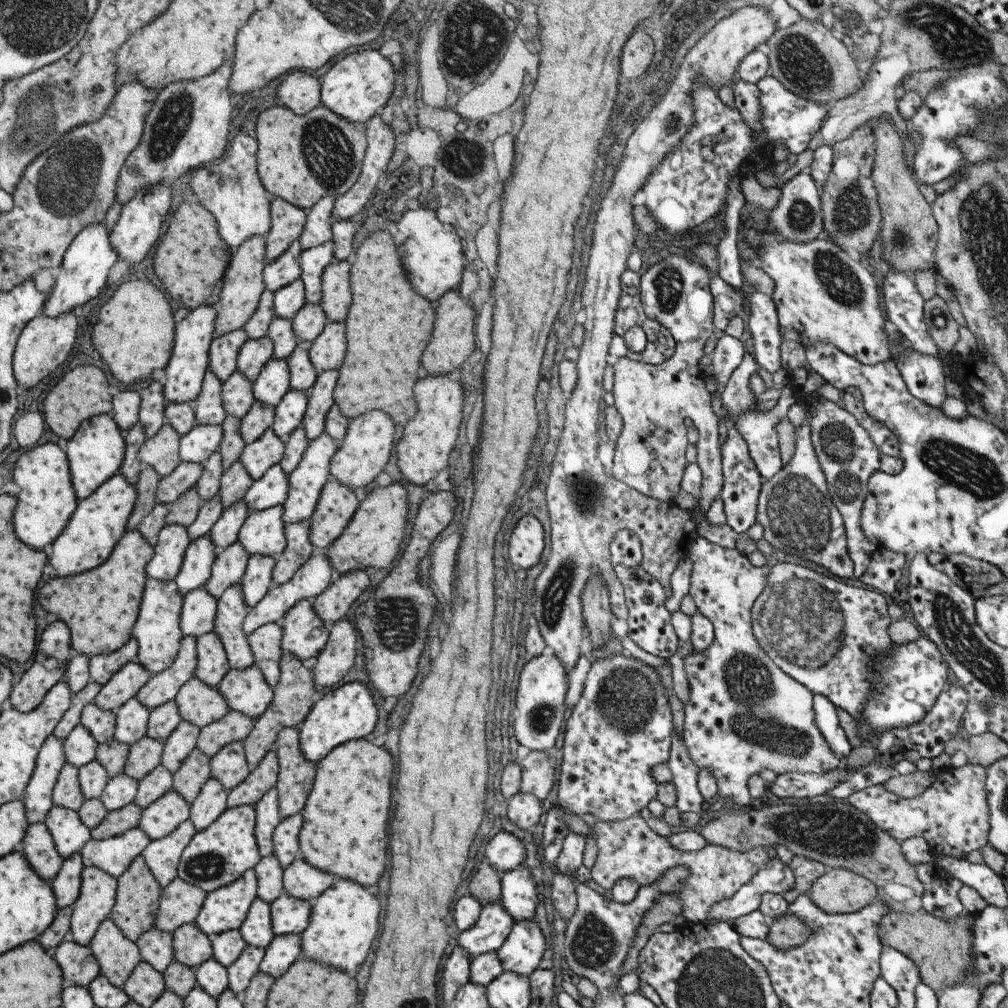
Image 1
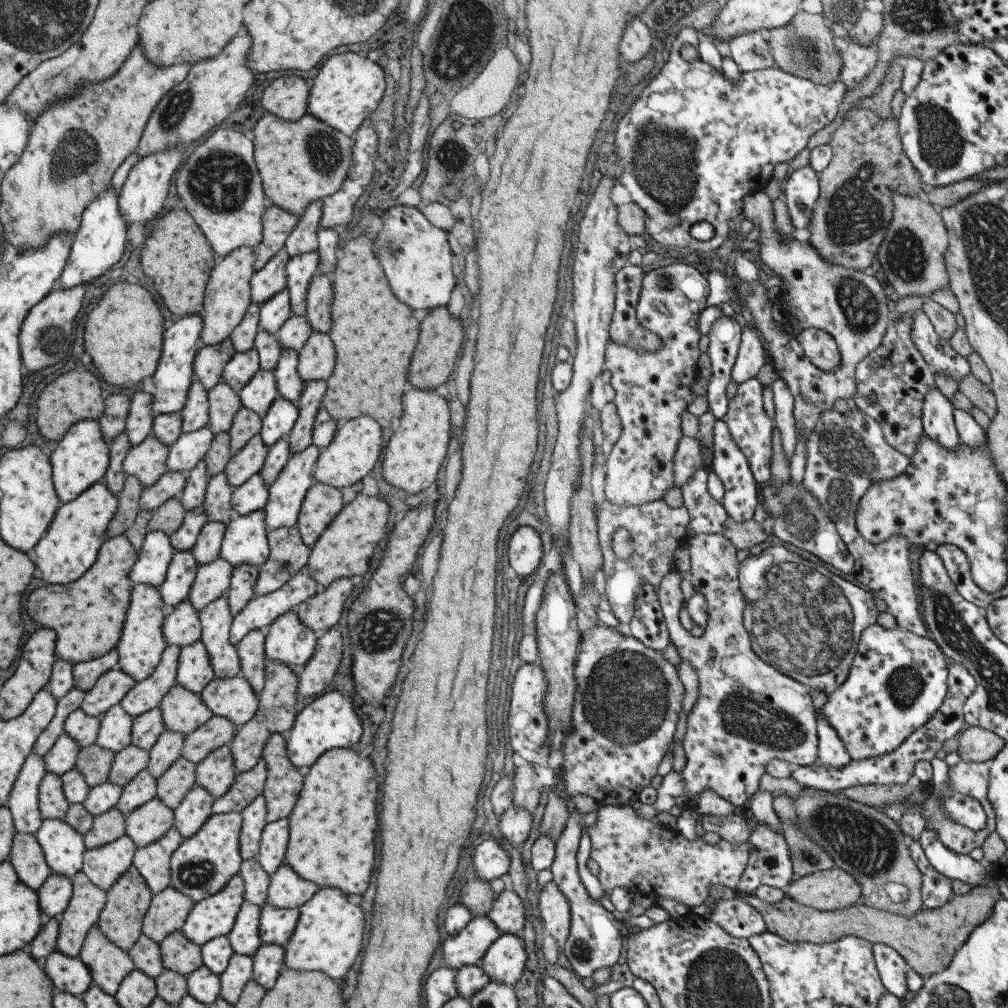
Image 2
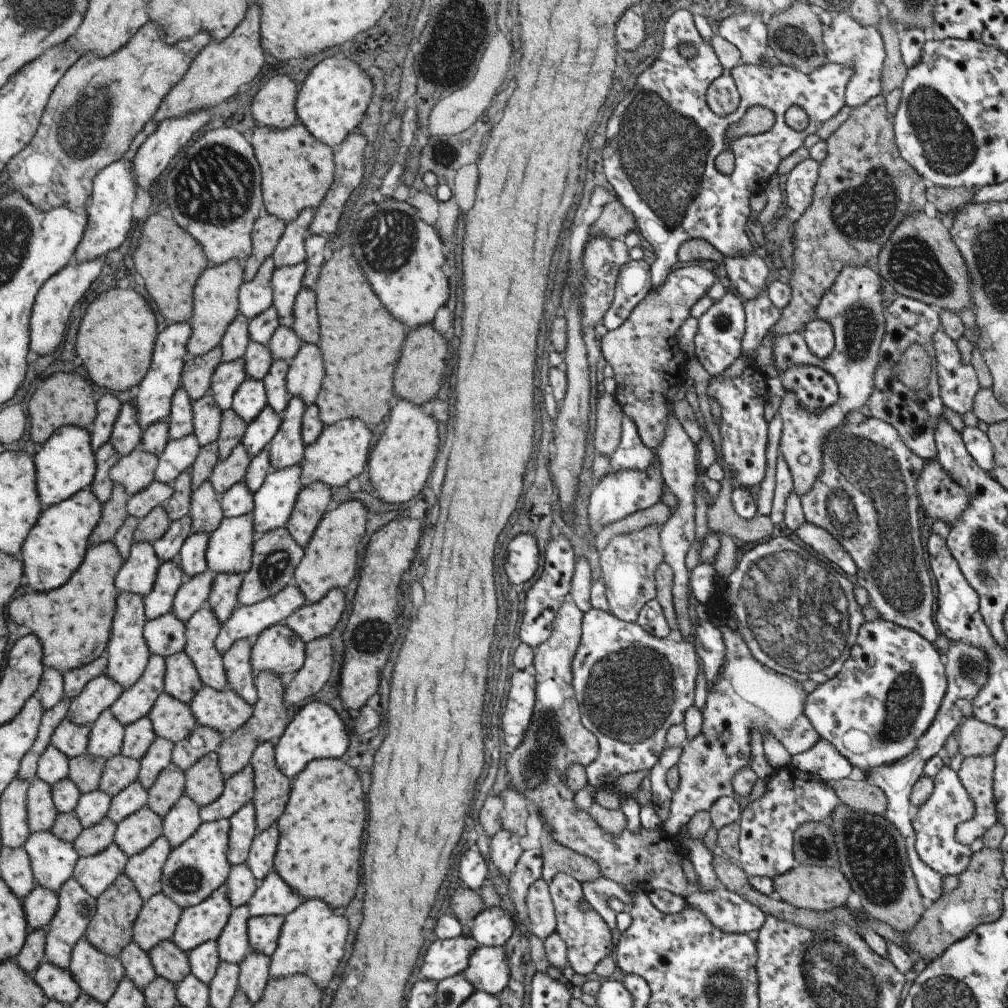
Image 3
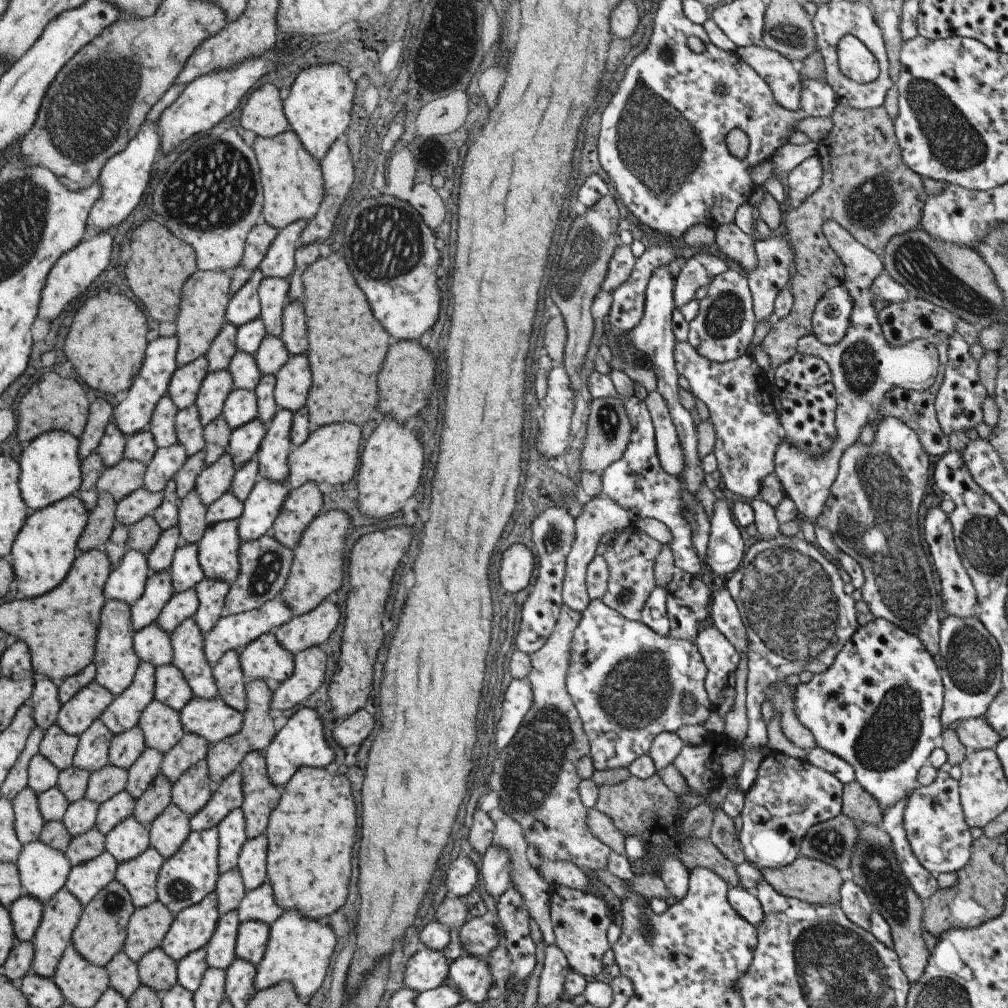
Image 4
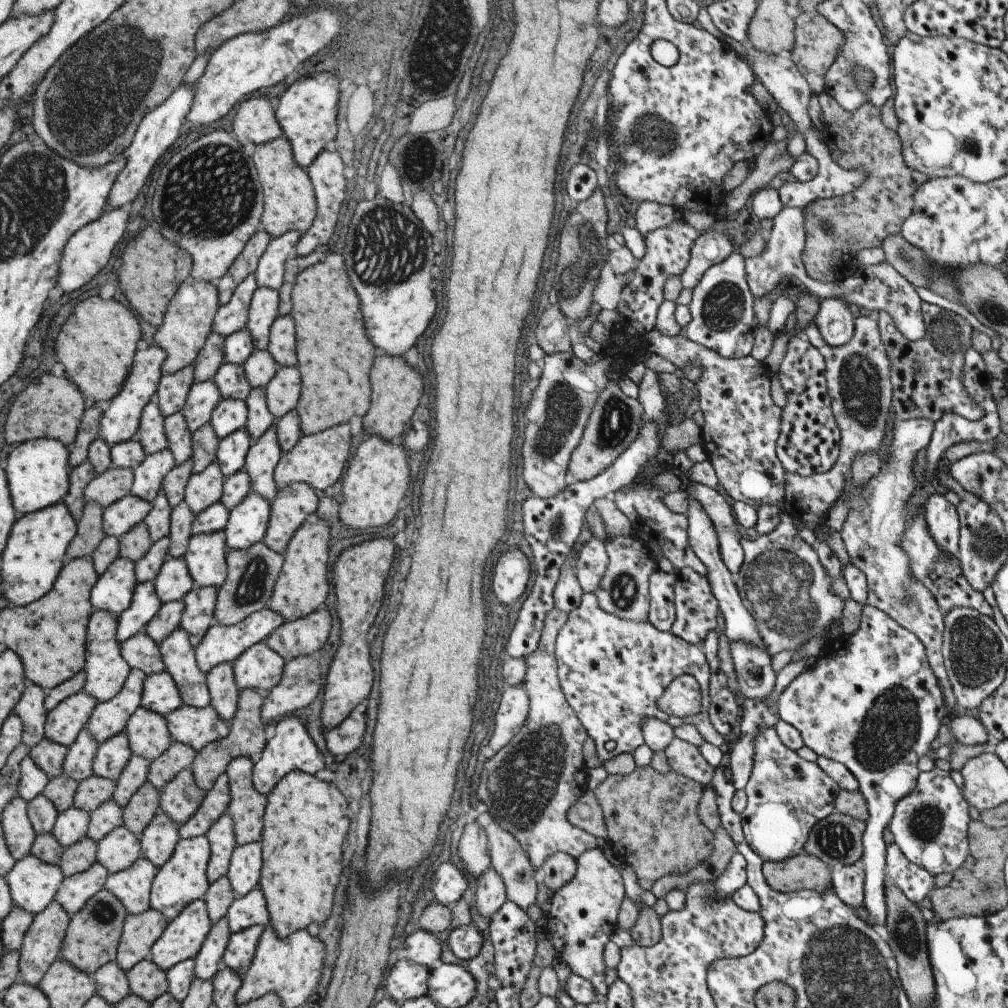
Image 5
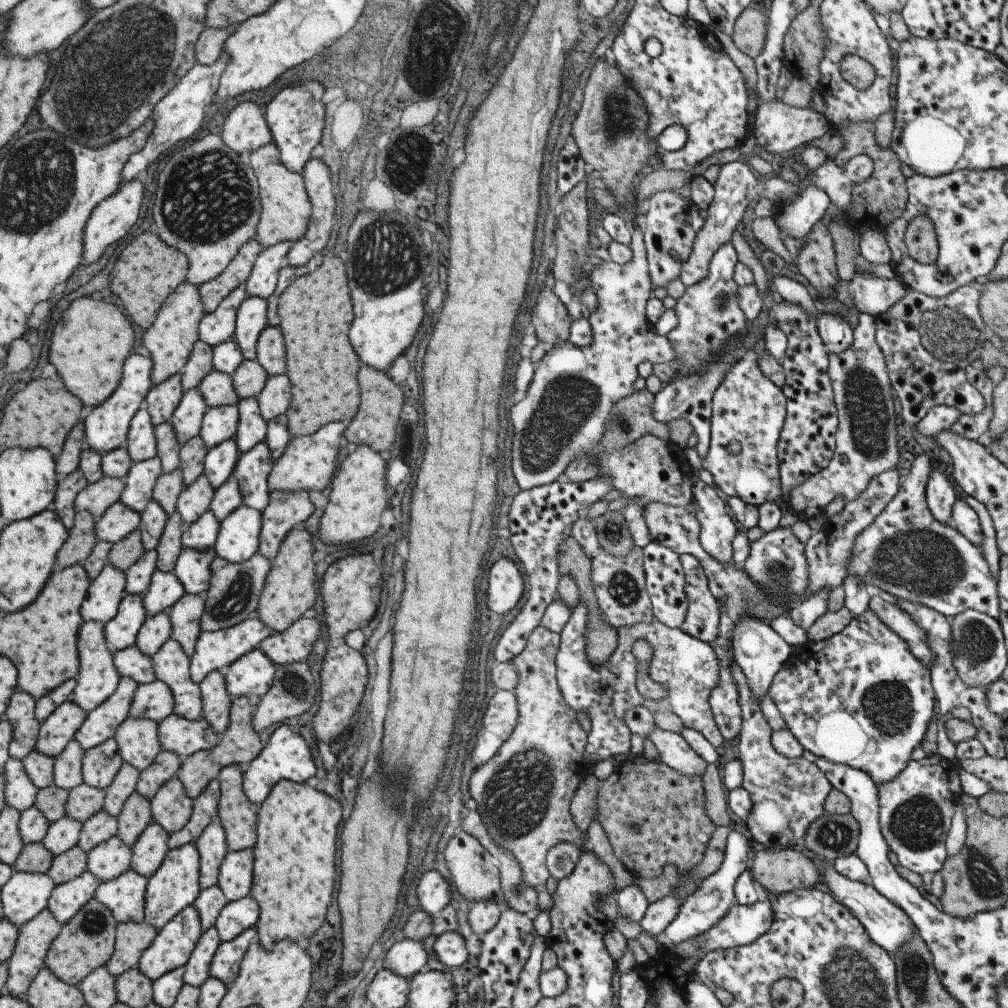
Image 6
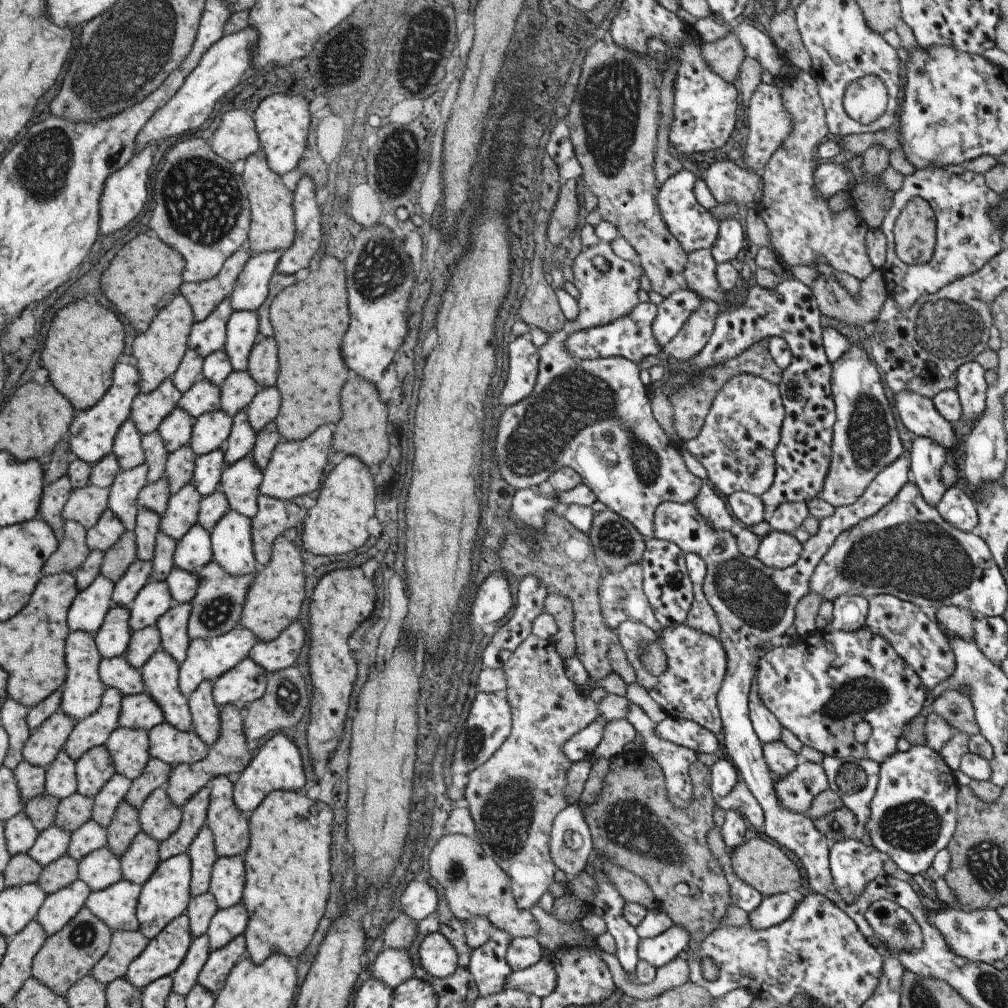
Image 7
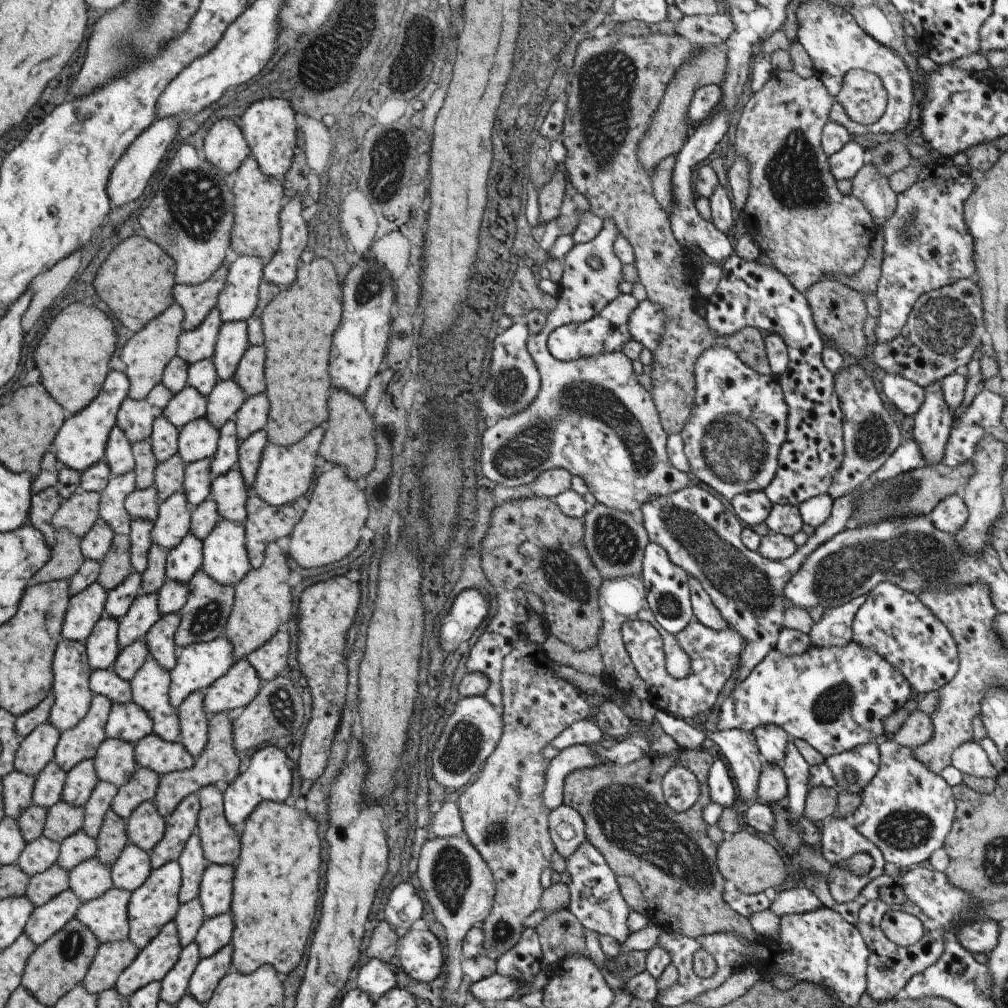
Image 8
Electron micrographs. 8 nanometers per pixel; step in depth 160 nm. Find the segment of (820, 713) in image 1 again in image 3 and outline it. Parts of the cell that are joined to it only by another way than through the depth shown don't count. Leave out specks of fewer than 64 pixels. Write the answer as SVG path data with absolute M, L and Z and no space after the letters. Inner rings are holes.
M819 738L809 750L790 757L791 766L803 771L817 781L833 782L847 779L851 765L844 756L835 750L829 741Z

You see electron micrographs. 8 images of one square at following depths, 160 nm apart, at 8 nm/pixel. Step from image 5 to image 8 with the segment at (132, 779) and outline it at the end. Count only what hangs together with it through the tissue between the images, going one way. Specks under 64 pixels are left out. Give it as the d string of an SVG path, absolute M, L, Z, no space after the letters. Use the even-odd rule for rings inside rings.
M107 782L95 784L93 790L91 790L91 795L83 806L81 832L85 836L95 839L95 836L99 833L99 826L101 826L105 812L110 810L111 800L113 800L116 790L113 784L107 784Z

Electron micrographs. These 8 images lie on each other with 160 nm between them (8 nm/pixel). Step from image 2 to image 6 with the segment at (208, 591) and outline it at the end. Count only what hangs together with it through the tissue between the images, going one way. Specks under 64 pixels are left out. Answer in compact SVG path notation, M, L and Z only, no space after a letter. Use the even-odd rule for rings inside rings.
M161 611L153 616L149 615L139 627L135 646L151 658L163 642L170 638L171 623L168 611Z

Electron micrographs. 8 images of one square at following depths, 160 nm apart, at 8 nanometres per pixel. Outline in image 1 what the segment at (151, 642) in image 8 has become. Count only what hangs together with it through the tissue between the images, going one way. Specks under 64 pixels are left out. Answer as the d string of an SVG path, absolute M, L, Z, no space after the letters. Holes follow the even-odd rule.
M260 554L248 556L239 586L245 604L249 608L254 607L268 591L272 583L272 570L275 563L275 559L270 556Z

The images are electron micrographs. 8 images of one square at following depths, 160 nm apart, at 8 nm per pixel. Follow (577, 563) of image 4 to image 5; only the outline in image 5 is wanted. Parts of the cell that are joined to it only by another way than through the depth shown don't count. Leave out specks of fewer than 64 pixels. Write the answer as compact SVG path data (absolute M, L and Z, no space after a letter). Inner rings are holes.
M583 540L577 546L573 546L569 555L564 558L564 564L561 566L560 574L552 593L553 609L557 608L557 610L561 610L565 614L569 614L571 610L579 606L582 594L574 572L575 560L578 558L577 552L579 552L582 542Z

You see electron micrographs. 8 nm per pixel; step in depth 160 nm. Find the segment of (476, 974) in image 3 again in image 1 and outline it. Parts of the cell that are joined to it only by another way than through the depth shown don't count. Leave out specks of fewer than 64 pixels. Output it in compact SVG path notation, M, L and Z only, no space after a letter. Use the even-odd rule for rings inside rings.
M535 919L513 923L507 938L495 952L503 971L529 976L545 952L545 938Z

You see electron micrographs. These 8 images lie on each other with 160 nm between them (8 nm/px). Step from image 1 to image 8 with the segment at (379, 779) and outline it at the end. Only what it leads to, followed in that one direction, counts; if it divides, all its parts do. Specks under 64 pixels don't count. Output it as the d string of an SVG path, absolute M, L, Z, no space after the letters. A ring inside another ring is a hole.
M284 802L260 803L247 816L243 824L243 832L239 838L239 860L235 866L233 878L233 900L231 900L231 914L233 914L233 938L230 939L233 954L231 954L231 969L239 974L249 974L263 964L275 966L277 973L289 972L297 966L303 956L311 922L315 916L315 906L319 898L319 836L315 820L299 811L295 806L287 806Z

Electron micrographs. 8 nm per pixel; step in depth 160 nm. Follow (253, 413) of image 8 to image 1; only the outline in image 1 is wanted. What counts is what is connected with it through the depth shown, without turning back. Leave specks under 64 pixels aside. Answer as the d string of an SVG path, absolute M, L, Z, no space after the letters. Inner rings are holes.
M341 322L326 323L319 335L311 341L307 358L316 373L338 370L345 356L345 326Z

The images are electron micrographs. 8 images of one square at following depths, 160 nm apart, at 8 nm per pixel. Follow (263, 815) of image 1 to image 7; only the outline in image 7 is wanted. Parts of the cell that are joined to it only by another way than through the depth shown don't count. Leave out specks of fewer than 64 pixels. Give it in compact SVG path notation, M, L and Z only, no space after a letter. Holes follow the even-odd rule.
M204 825L195 834L185 854L189 858L190 866L189 896L195 897L206 893L211 868L216 860L213 838L207 826Z

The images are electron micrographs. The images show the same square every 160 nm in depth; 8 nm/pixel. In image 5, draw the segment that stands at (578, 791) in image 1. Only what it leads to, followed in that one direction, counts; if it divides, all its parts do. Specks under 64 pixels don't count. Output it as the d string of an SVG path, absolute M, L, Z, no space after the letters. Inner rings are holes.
M582 593L579 606L567 614L563 626L559 628L555 638L554 656L556 662L556 675L563 698L586 734L593 740L596 756L602 764L619 754L632 754L637 746L644 744L641 736L641 716L655 718L669 727L687 724L695 726L703 741L719 747L724 741L709 722L707 708L709 708L708 680L711 674L699 646L691 645L671 634L670 631L662 632L653 628L648 621L631 622L603 612L597 606L593 593ZM688 674L693 676L700 689L701 709L695 716L673 717L664 714L655 700L663 694L663 690L678 676Z

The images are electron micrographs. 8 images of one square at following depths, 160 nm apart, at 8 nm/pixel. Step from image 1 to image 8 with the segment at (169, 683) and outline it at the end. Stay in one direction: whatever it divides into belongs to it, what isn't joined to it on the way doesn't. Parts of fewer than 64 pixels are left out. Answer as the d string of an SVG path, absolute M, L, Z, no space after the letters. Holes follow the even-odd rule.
M94 695L87 714L74 728L61 731L53 752L53 762L67 773L79 762L95 757L99 744L105 739L103 726L111 702L105 696Z

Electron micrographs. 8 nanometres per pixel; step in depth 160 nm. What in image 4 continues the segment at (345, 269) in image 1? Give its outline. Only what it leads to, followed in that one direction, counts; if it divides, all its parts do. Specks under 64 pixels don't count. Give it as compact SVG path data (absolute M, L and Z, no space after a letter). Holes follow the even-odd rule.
M300 301L286 304L281 317L279 338L291 355L299 355L307 348L307 334L305 334L305 313Z

